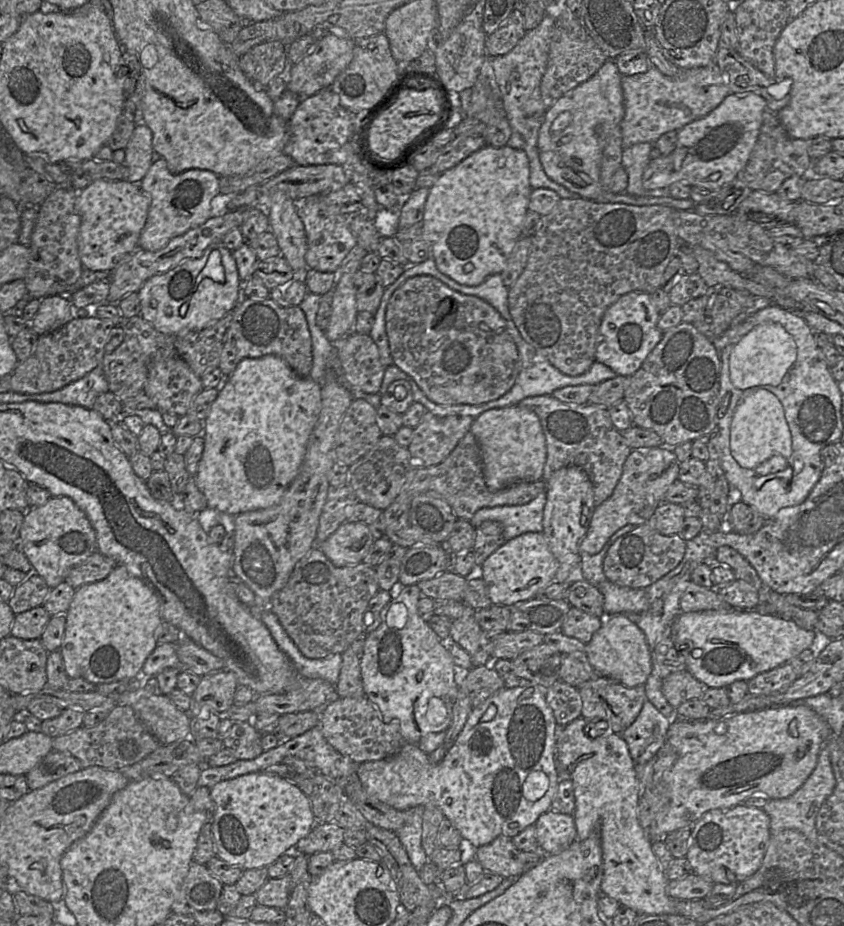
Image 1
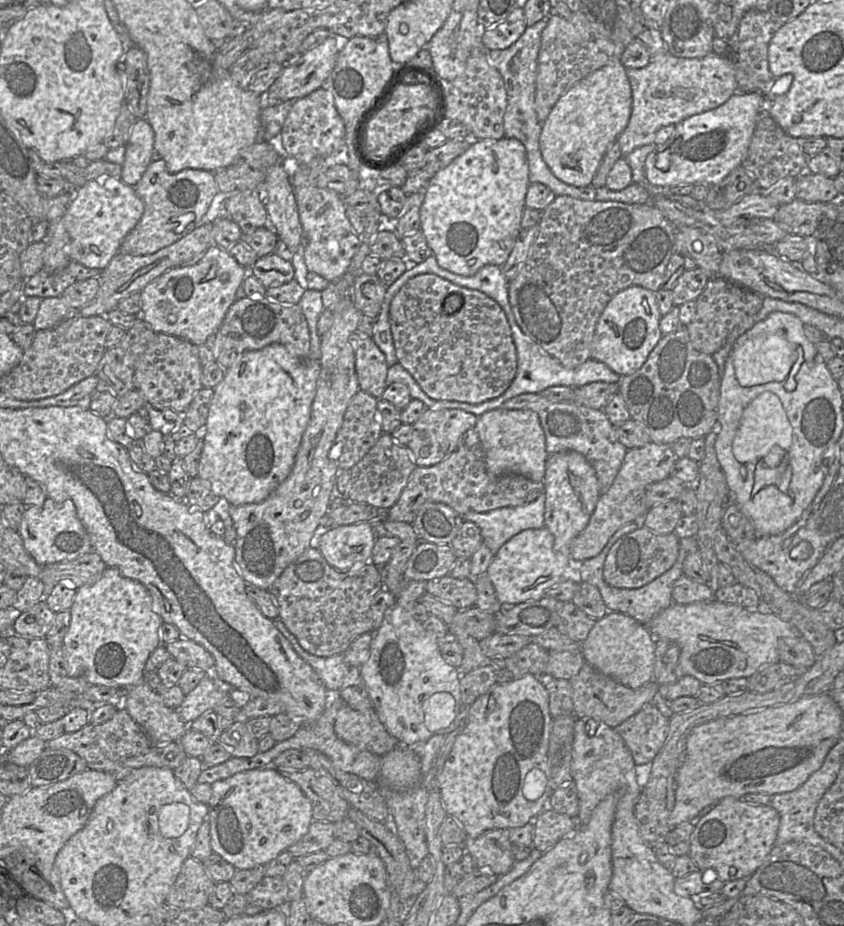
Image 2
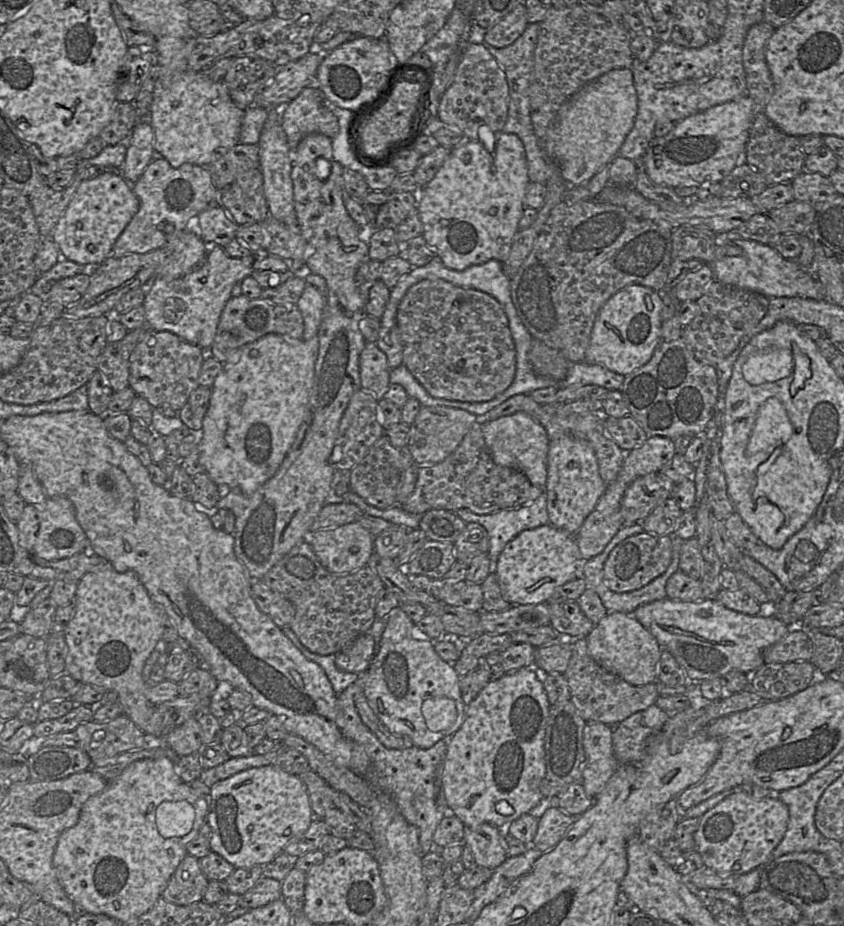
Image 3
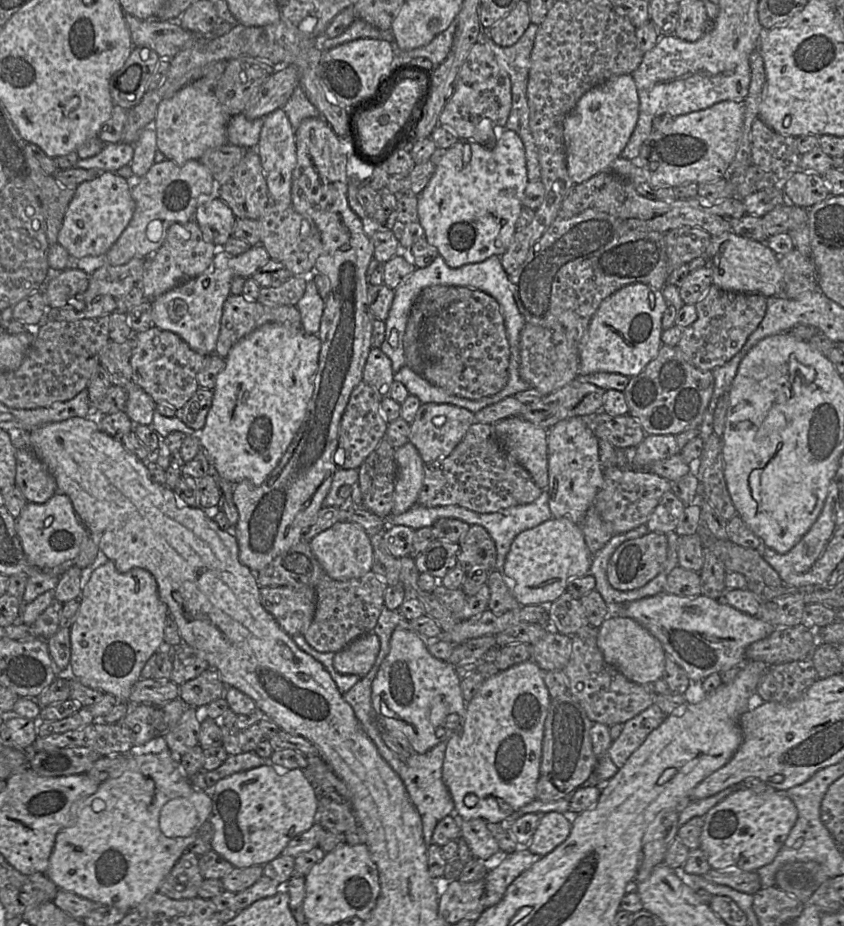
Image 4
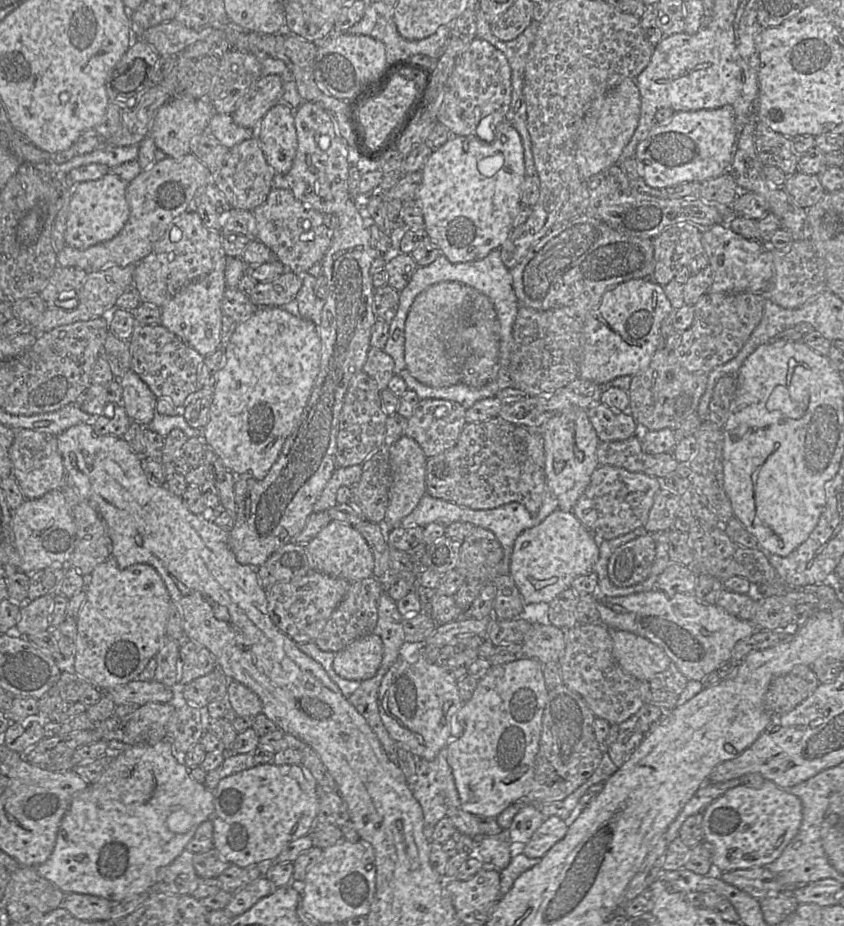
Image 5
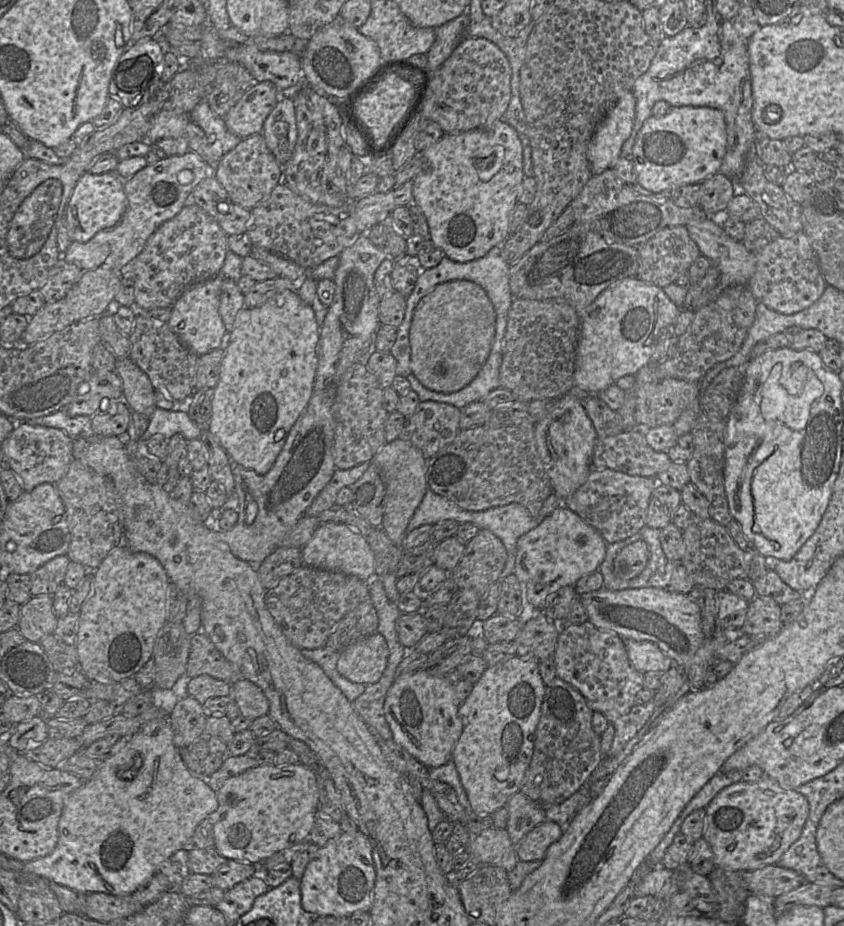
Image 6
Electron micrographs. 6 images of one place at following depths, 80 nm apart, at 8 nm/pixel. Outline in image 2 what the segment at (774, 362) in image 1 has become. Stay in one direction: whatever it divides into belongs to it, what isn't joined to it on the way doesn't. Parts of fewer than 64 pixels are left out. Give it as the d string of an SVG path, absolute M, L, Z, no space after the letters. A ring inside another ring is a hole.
M757 332L747 337L742 344L734 344L730 357L733 360L735 375L739 384L743 387L751 387L786 380L796 361L796 350L784 338L783 334L764 335L764 332Z

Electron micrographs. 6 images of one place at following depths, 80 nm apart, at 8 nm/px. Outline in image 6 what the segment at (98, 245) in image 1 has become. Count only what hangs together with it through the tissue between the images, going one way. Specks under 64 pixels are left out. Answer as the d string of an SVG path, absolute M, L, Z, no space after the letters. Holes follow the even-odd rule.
M86 172L81 176L65 211L65 224L72 241L86 243L98 232L112 228L121 221L127 208L124 181L116 172L100 175Z

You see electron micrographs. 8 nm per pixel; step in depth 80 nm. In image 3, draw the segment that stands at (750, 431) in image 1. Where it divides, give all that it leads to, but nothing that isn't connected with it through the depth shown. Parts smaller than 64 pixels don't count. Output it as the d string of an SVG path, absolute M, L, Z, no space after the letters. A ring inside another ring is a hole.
M775 397L768 398L759 408L755 425L746 446L750 456L770 445L783 445L793 433L793 426L783 404Z

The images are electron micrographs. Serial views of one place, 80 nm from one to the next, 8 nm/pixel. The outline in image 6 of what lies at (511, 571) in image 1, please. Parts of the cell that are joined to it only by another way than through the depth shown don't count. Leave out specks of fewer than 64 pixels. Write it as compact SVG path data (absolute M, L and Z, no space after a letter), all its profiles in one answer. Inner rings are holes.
M560 505L538 526L519 537L513 574L524 586L524 599L536 608L544 609L549 595L562 587L574 586L583 576L598 571L606 548L607 543L598 530Z

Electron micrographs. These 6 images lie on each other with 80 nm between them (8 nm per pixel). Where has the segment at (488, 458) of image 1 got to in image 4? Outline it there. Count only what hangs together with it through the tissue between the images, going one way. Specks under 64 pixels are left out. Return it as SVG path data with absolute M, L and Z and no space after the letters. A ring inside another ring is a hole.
M520 415L493 424L496 437L510 459L522 465L542 490L548 487L548 429Z

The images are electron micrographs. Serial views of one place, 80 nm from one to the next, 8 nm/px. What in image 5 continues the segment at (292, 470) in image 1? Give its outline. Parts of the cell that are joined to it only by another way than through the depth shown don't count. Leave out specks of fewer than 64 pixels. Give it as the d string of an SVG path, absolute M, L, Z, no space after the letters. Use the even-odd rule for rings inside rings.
M296 298L281 307L258 307L232 334L225 349L224 366L213 388L209 420L202 439L234 474L249 472L262 480L279 457L285 440L299 425L311 396L321 362L319 327L298 315Z

